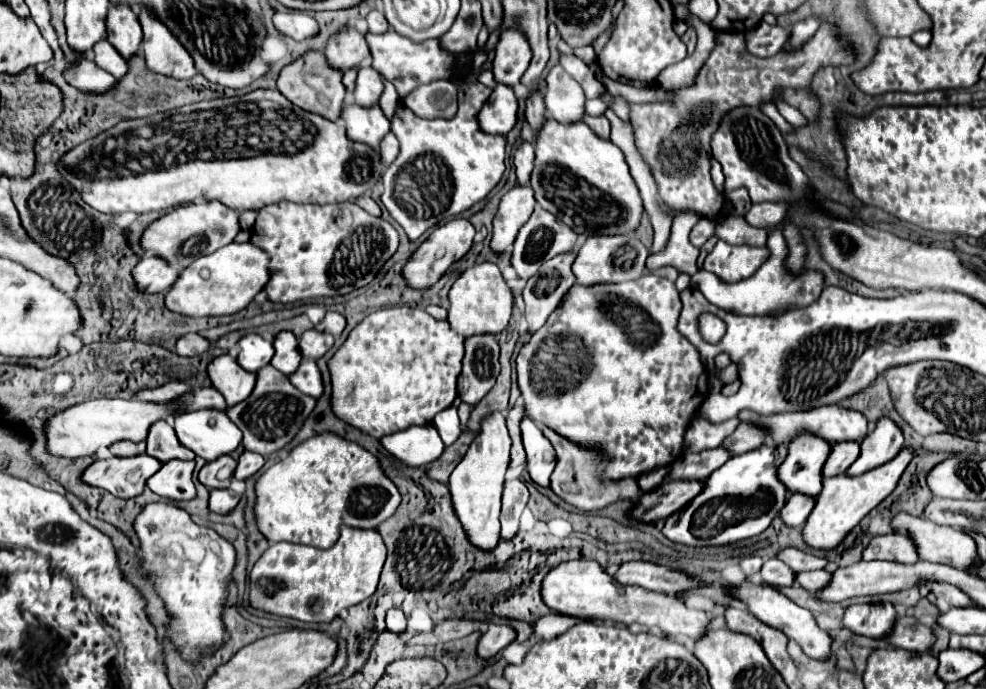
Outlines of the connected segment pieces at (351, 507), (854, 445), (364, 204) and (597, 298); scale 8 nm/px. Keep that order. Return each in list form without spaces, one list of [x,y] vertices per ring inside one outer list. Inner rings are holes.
[[[321,434],[295,446],[285,460],[273,464],[257,478],[253,512],[259,532],[269,542],[291,542],[313,548],[331,548],[339,538],[341,526],[373,530],[397,510],[399,502],[399,490],[383,474],[379,460],[371,452],[367,452],[355,442],[339,438],[337,434]]]
[[[837,442],[823,466],[823,476],[843,474],[859,458],[859,442]]]
[[[365,194],[365,196],[357,198],[355,202],[357,202],[365,212],[369,212],[369,214],[373,214],[373,216],[381,216],[381,208],[377,206],[377,202],[375,202],[371,196],[367,196],[367,194]]]
[[[647,274],[635,282],[621,282],[621,284],[607,284],[607,286],[579,286],[575,284],[563,302],[559,304],[559,310],[551,314],[547,324],[531,334],[529,342],[523,344],[519,356],[517,356],[517,384],[521,390],[521,396],[525,400],[525,410],[529,418],[535,422],[555,430],[563,438],[571,440],[573,444],[587,448],[587,450],[601,450],[609,456],[605,464],[605,482],[619,482],[623,478],[639,478],[641,474],[653,472],[657,468],[673,464],[683,454],[683,436],[691,424],[691,420],[697,416],[703,400],[709,394],[709,374],[705,376],[705,364],[701,362],[699,350],[677,330],[677,320],[681,314],[681,298],[679,290],[669,282],[667,278],[659,278],[655,274]]]

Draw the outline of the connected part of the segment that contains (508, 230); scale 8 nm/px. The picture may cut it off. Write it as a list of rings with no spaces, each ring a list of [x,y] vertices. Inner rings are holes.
[[[515,186],[503,196],[493,220],[491,250],[495,254],[503,254],[513,246],[519,228],[533,214],[533,208],[535,208],[535,198],[529,186]]]

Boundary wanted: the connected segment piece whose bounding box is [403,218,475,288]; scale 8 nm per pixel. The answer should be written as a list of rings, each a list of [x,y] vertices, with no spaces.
[[[455,218],[455,220],[451,220],[451,222],[447,222],[447,224],[439,226],[439,228],[435,228],[431,232],[431,236],[419,246],[419,250],[405,264],[405,268],[403,268],[405,280],[413,288],[429,288],[429,286],[433,286],[445,274],[445,270],[453,262],[457,262],[459,258],[463,258],[469,252],[471,244],[473,244],[473,236],[475,236],[475,228],[465,218]]]

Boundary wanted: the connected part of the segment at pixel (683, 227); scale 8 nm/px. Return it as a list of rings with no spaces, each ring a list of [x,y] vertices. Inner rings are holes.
[[[693,210],[681,212],[677,218],[673,218],[671,242],[667,250],[663,254],[651,254],[647,258],[647,268],[657,270],[661,266],[675,266],[679,272],[687,272],[693,276],[697,272],[699,250],[689,244],[689,232],[699,220],[701,216]]]

